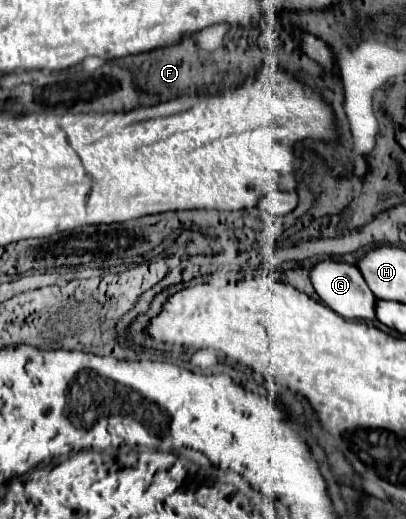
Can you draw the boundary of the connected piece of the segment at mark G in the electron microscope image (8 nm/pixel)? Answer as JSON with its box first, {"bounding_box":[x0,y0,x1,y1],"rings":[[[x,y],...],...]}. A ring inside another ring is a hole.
{"bounding_box":[310,260,374,318],"rings":[[[320,260],[310,268],[310,282],[320,296],[322,302],[326,302],[328,308],[332,308],[342,318],[374,318],[374,294],[370,294],[370,288],[366,286],[360,270],[354,264],[348,262],[336,262],[336,260]]]}

